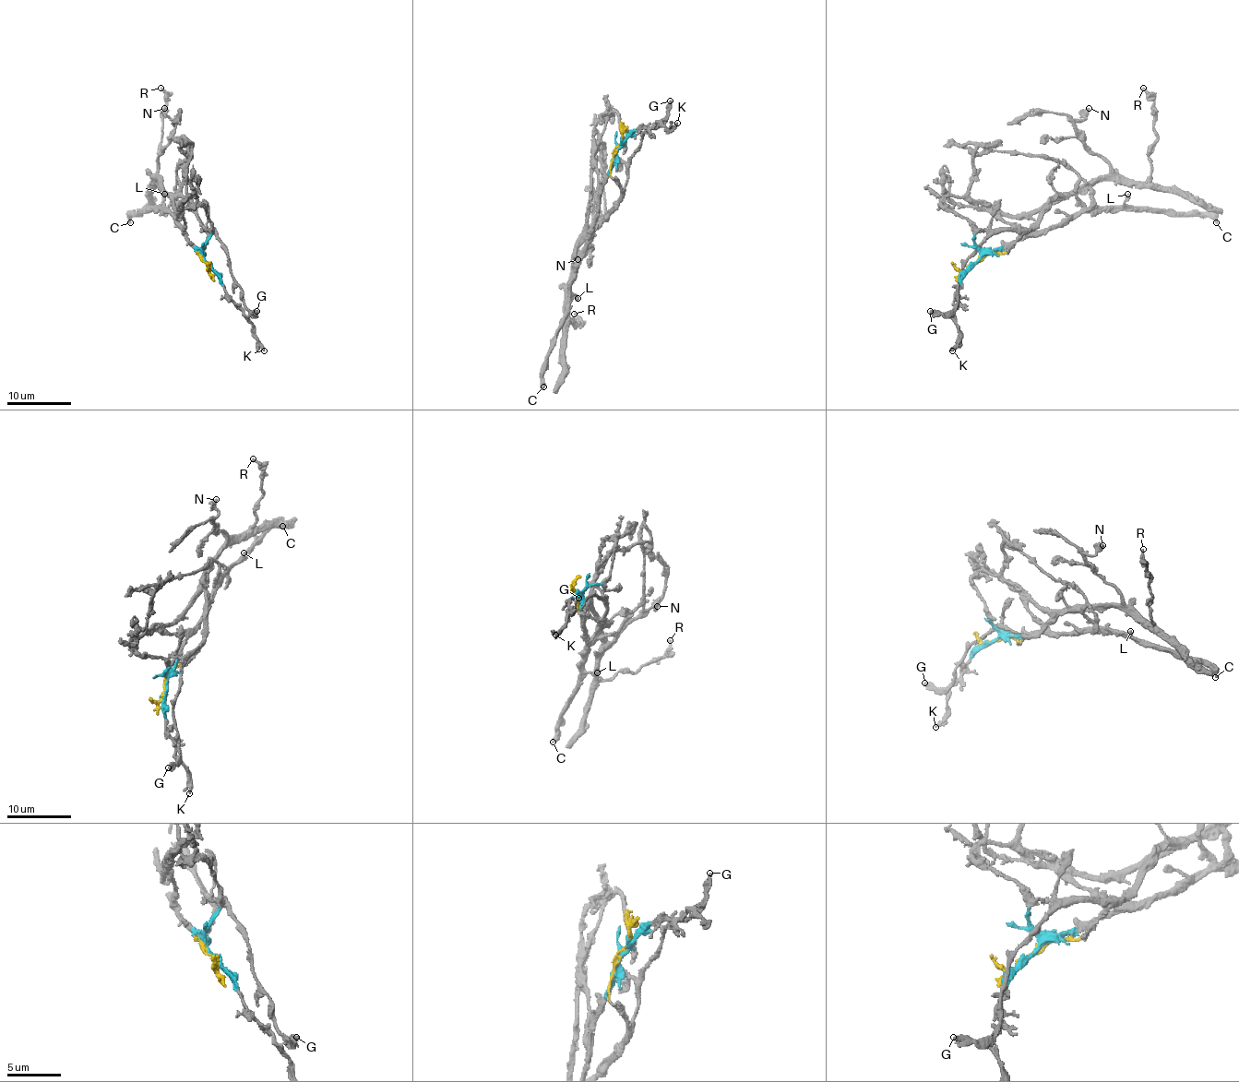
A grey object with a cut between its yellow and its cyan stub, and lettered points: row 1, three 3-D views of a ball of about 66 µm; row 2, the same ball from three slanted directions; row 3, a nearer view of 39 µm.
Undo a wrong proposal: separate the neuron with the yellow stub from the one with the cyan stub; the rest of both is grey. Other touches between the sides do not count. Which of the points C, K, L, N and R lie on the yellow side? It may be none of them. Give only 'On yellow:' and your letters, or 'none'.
On yellow: N, R

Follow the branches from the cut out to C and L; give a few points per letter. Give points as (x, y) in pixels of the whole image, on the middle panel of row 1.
C: (617, 147), (599, 196), (599, 216), (569, 288), (569, 312), (557, 334), (542, 380), (544, 386)
L: (617, 147), (599, 196), (599, 216), (590, 229), (589, 243), (581, 254), (571, 291), (577, 299)

